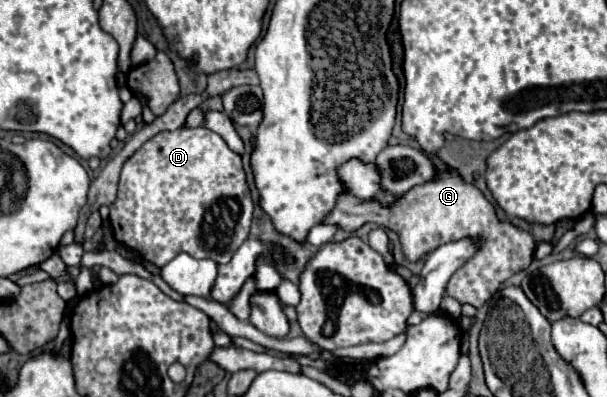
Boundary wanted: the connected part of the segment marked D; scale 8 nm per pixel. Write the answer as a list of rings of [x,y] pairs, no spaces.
[[[198,127],[198,129],[176,129],[176,131],[162,131],[156,137],[152,137],[150,141],[146,141],[146,145],[142,145],[122,167],[120,173],[120,183],[118,183],[118,197],[116,201],[110,205],[110,225],[112,225],[112,235],[114,239],[124,245],[128,251],[140,255],[142,259],[154,263],[154,265],[166,265],[168,261],[172,261],[178,253],[188,253],[196,259],[212,259],[218,265],[226,265],[232,259],[232,253],[236,253],[236,249],[244,243],[244,239],[248,237],[250,231],[250,223],[252,223],[252,199],[250,199],[250,191],[246,187],[246,173],[242,169],[242,159],[238,153],[230,151],[230,147],[224,143],[224,139],[220,135],[216,135],[210,129]]]

